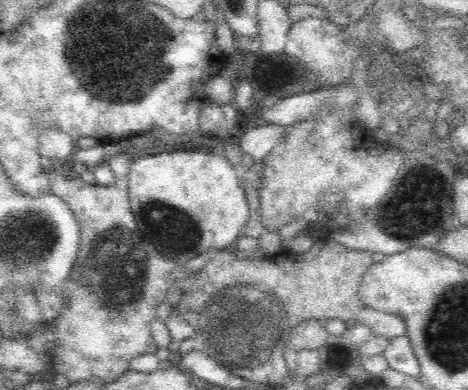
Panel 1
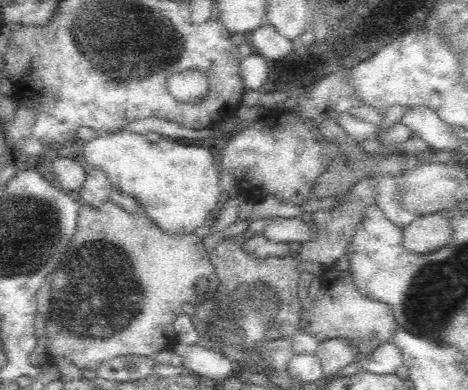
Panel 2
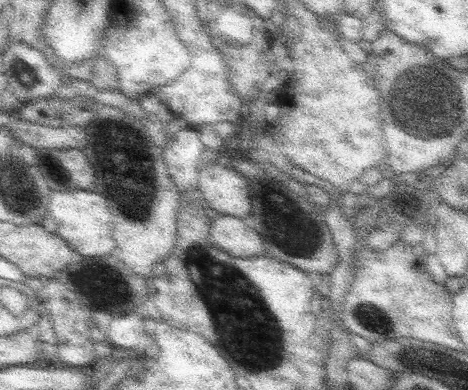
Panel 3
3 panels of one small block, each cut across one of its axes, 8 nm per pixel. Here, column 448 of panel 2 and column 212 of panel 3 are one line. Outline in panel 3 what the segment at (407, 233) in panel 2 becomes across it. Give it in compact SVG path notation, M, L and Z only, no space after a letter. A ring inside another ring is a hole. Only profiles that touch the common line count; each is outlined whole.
M211 216L211 222L205 226L211 242L237 258L251 258L265 254L265 244L261 236L251 228L247 220L233 216Z

